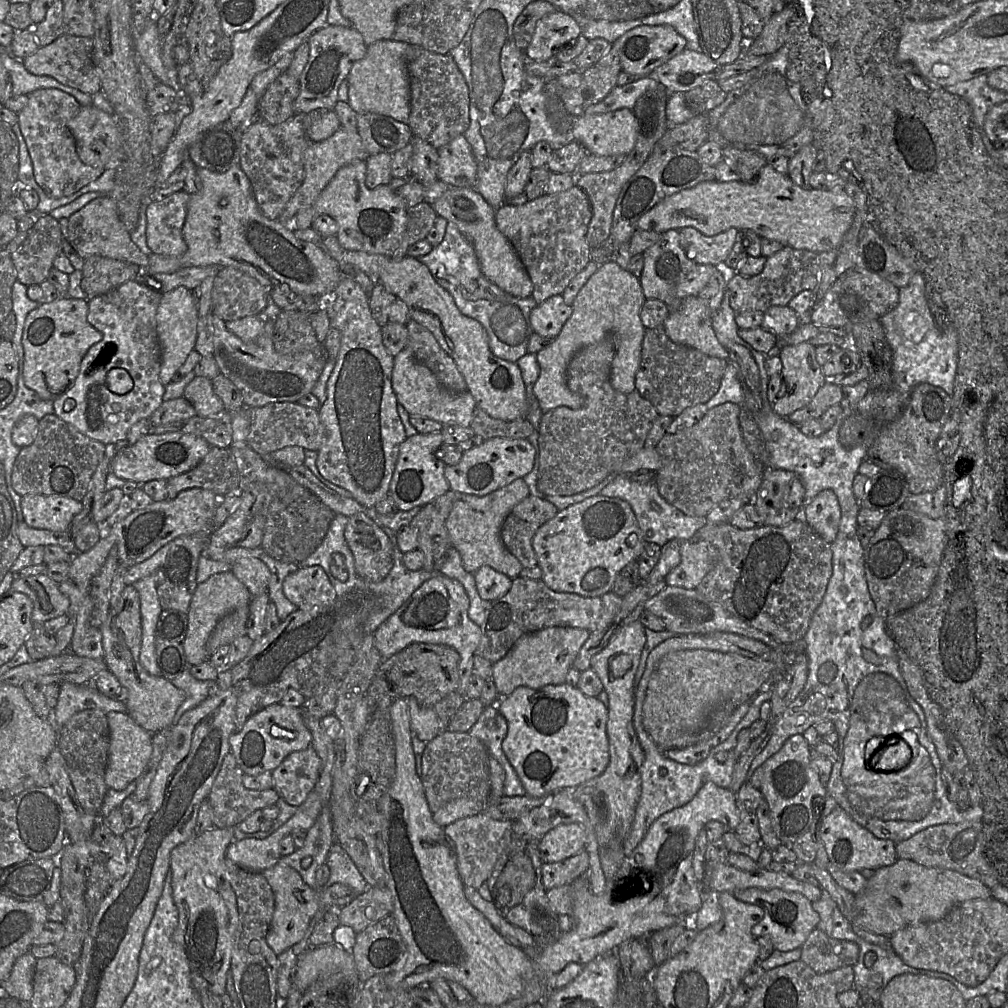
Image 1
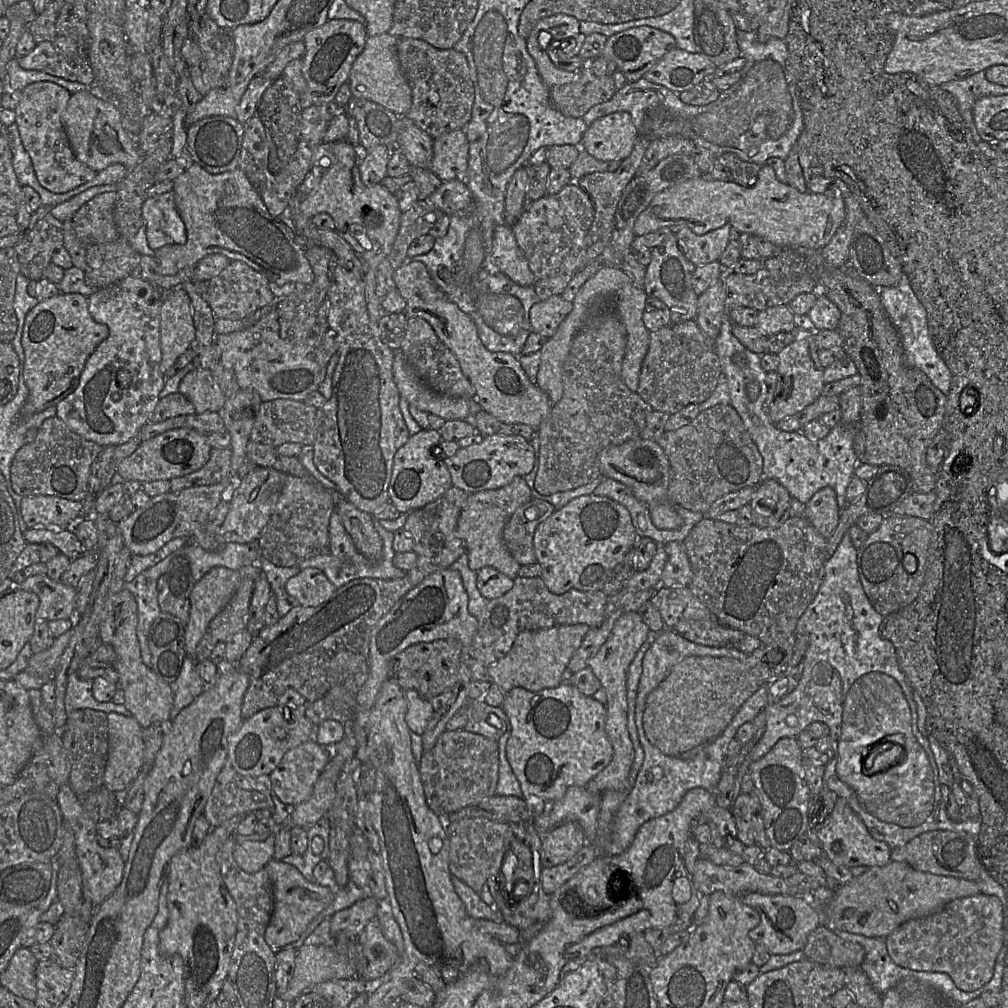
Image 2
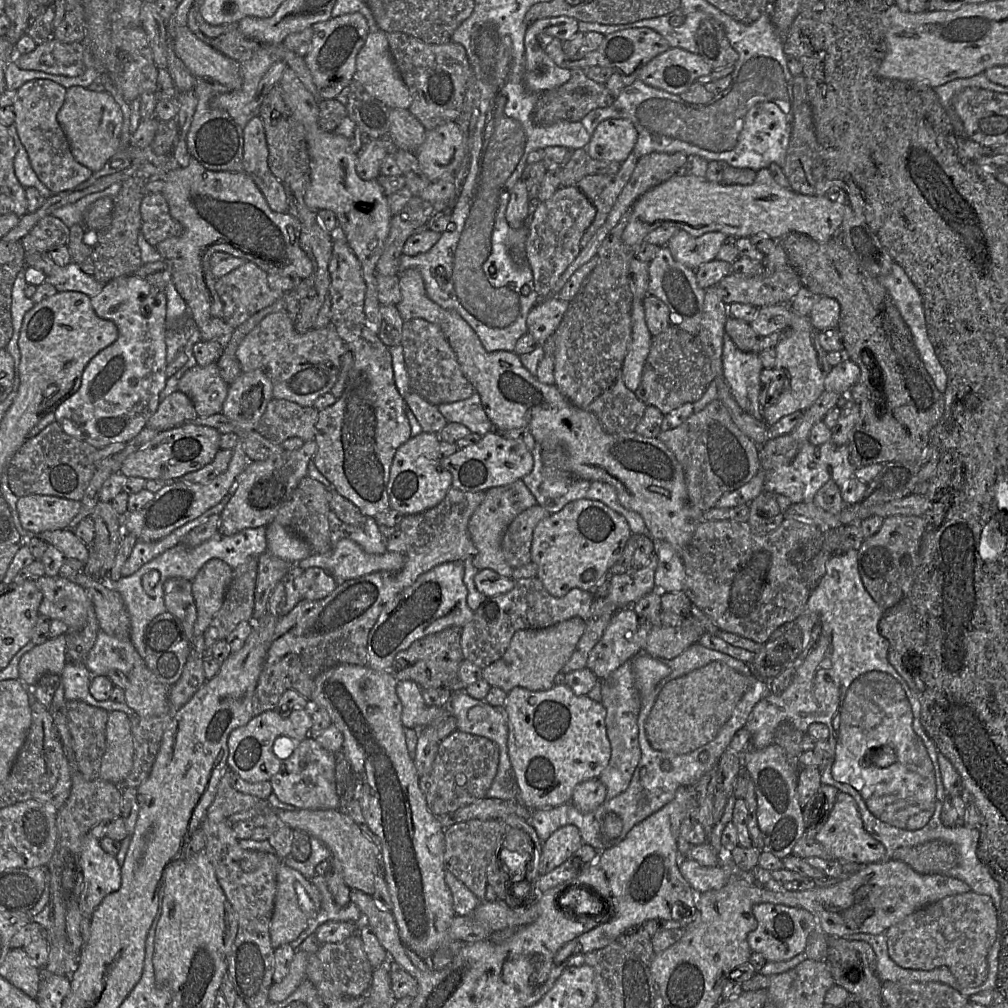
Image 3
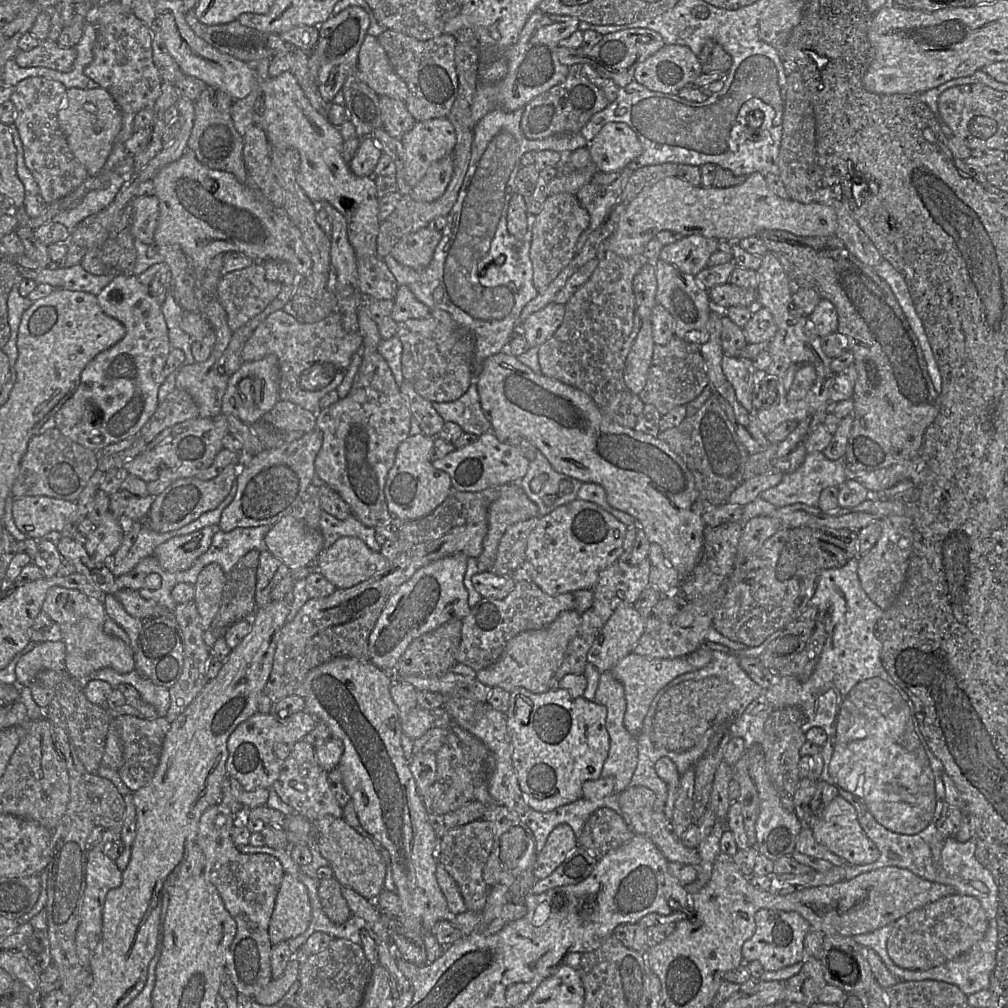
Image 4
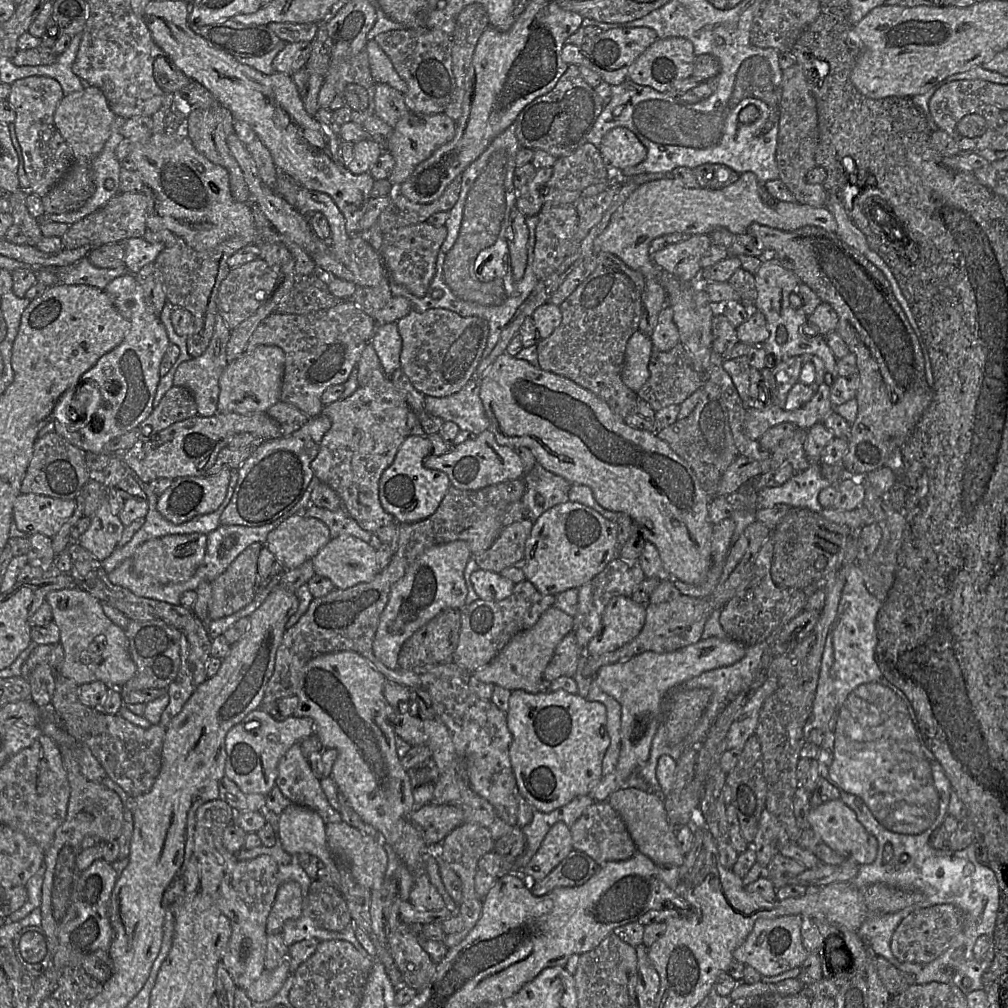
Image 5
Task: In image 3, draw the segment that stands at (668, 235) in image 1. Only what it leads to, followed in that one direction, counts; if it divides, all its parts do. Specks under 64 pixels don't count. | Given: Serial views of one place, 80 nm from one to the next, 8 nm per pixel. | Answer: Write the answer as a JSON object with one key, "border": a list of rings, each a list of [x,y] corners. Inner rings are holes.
{"border":[[[666,245],[661,246],[655,258],[649,262],[648,294],[659,298],[667,305],[671,313],[671,325],[675,325],[692,335],[698,335],[705,289],[698,285],[695,271],[678,262]]]}

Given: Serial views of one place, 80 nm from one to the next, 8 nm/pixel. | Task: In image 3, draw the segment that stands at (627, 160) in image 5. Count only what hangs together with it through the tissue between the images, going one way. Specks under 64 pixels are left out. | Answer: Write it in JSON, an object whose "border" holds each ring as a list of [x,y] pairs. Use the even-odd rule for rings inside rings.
{"border":[[[606,119],[591,135],[586,151],[595,160],[622,163],[634,149],[637,137],[637,130],[631,121]]]}

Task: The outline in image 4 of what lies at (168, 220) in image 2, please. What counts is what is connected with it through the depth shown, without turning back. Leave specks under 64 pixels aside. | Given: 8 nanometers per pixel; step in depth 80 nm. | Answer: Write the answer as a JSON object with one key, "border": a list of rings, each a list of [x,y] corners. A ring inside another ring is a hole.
{"border":[[[155,194],[134,197],[130,203],[129,230],[135,239],[151,245],[159,217],[159,200]]]}

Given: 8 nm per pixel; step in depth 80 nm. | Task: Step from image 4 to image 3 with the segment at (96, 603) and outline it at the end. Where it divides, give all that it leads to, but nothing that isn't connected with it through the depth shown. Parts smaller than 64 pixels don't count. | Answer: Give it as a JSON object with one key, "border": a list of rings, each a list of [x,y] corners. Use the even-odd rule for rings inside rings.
{"border":[[[44,575],[34,581],[43,595],[38,609],[39,615],[62,621],[68,626],[69,631],[81,630],[89,610],[93,607],[87,592],[59,575]]]}

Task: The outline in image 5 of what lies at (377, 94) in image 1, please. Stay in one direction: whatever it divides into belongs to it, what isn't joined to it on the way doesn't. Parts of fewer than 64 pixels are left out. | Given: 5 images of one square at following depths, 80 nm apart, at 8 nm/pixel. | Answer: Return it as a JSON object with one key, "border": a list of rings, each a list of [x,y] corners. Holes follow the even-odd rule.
{"border":[[[374,39],[366,42],[364,50],[369,59],[370,72],[376,83],[388,84],[404,95],[407,85],[398,75],[394,66]]]}

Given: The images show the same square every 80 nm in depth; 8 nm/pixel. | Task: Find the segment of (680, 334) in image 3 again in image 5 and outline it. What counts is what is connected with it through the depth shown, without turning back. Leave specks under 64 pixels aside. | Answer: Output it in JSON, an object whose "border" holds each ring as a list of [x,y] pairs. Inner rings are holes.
{"border":[[[678,343],[668,352],[652,350],[649,362],[649,378],[639,389],[637,396],[650,404],[656,412],[670,405],[680,405],[705,382],[705,372],[693,360],[687,349]]]}

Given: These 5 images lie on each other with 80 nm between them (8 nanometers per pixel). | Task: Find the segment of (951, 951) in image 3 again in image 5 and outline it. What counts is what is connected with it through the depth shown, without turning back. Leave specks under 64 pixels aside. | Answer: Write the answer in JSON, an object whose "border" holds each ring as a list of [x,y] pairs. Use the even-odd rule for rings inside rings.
{"border":[[[939,904],[915,910],[905,917],[893,933],[891,951],[899,962],[928,964],[941,956],[953,943],[953,939],[963,931],[965,916],[963,911],[952,904]]]}

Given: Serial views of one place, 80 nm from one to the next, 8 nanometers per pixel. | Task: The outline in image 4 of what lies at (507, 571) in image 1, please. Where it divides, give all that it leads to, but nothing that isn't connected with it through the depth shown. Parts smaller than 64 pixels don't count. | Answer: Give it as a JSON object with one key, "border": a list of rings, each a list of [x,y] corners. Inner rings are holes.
{"border":[[[519,483],[500,487],[500,495],[489,506],[488,532],[483,540],[483,550],[477,563],[479,571],[493,566],[498,544],[506,529],[519,521],[540,517],[538,506],[525,494]]]}

